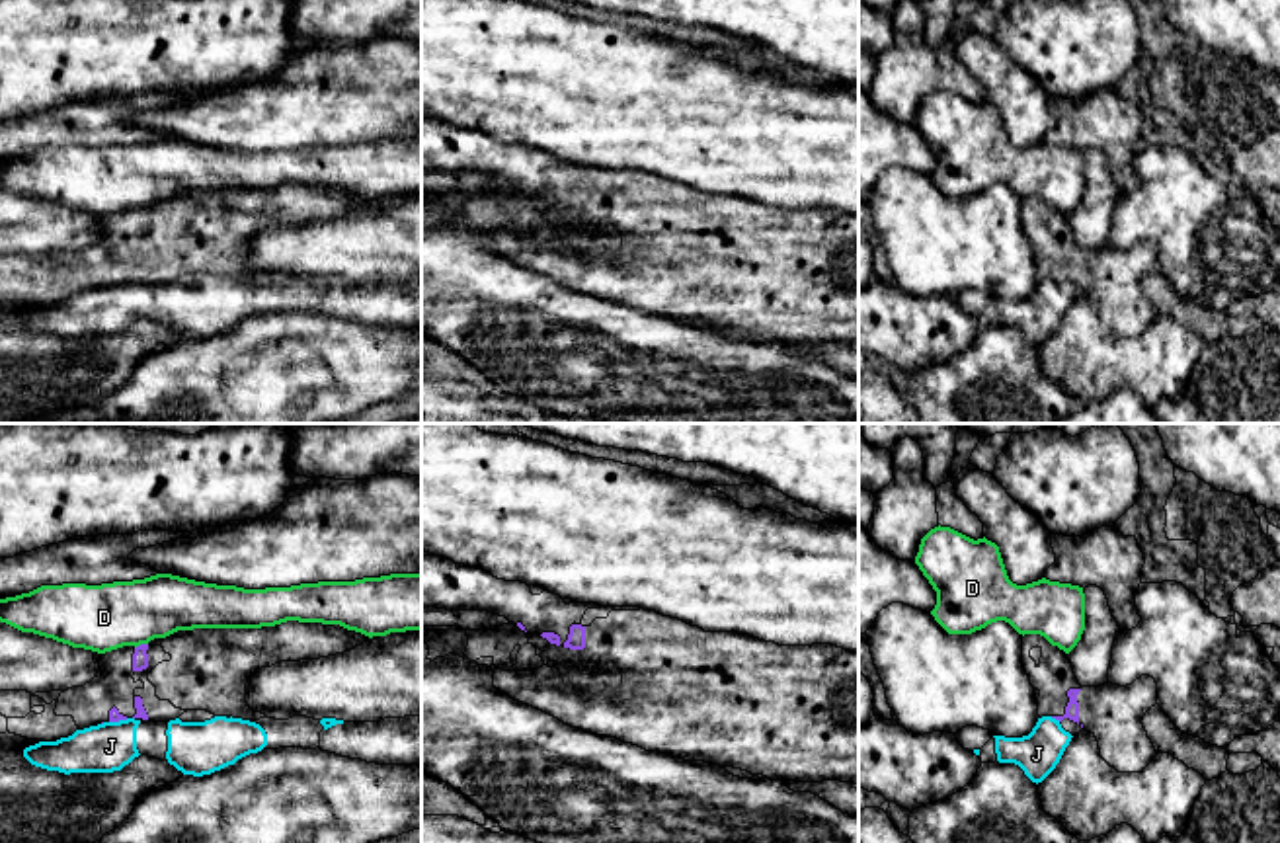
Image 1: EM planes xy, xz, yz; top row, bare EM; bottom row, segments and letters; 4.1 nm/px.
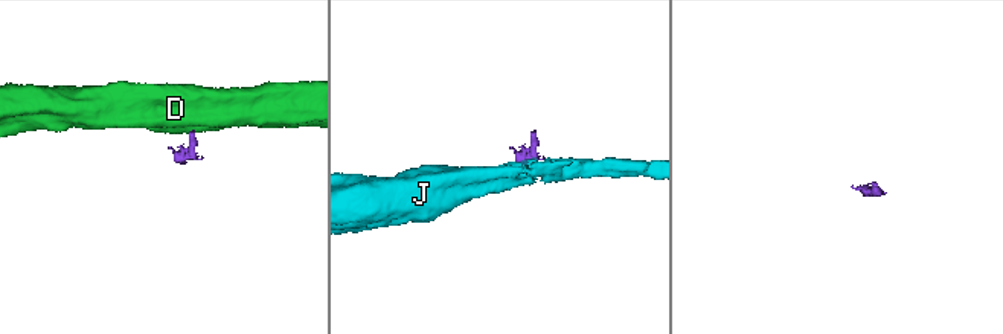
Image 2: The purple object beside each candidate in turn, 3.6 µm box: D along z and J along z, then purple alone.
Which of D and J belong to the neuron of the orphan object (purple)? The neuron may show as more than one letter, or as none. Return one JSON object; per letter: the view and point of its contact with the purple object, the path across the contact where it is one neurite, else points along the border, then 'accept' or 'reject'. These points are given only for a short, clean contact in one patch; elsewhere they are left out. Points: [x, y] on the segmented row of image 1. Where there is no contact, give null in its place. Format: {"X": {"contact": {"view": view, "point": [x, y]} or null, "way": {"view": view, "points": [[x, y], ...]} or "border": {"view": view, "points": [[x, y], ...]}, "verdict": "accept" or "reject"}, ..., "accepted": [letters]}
{"D": {"contact": {"view": "xy", "point": [141, 644]}, "border": {"view": "xy", "points": [[147, 642], [135, 648]]}, "verdict": "reject"}, "J": {"contact": {"view": "yz", "point": [1056, 719]}, "border": {"view": "yz", "points": [[1050, 717], [1060, 721]]}, "verdict": "reject"}, "accepted": []}

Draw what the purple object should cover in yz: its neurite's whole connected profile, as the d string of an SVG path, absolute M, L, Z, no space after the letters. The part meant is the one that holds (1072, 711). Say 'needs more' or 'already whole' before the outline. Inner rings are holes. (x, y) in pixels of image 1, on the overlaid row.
needs more; M1040 634L1022 636L1022 667L1034 687L1040 718L1052 716L1060 722L1069 718L1081 724L1083 730L1097 738L1100 757L1118 773L1141 773L1153 761L1157 751L1141 724L1145 712L1157 704L1157 683L1153 677L1141 675L1126 687L1112 683L1081 687L1067 654Z

